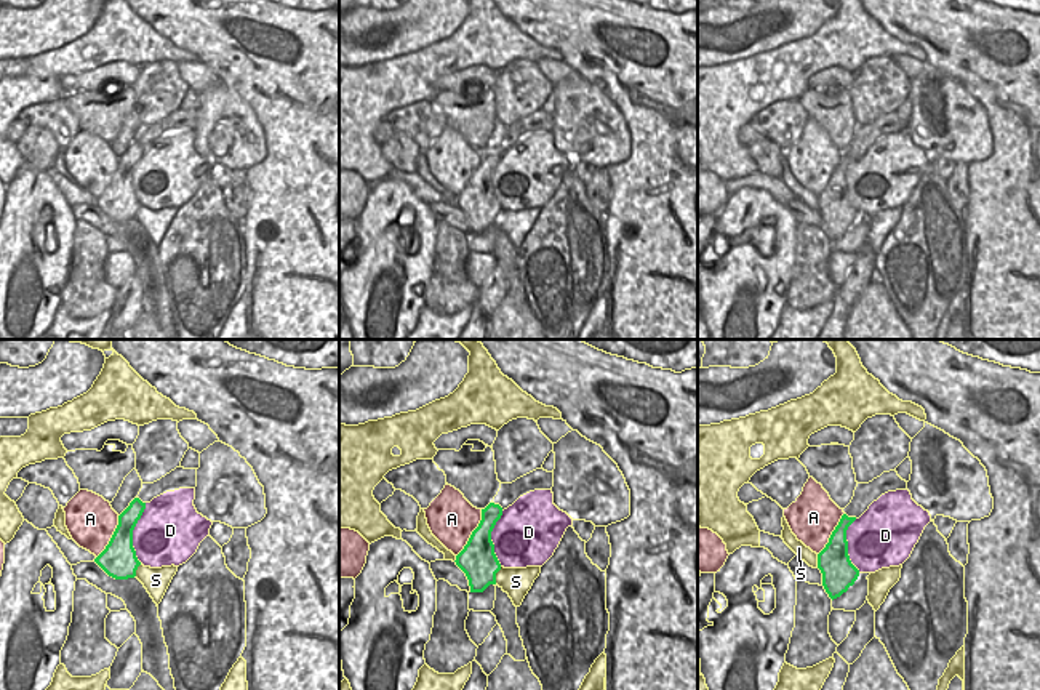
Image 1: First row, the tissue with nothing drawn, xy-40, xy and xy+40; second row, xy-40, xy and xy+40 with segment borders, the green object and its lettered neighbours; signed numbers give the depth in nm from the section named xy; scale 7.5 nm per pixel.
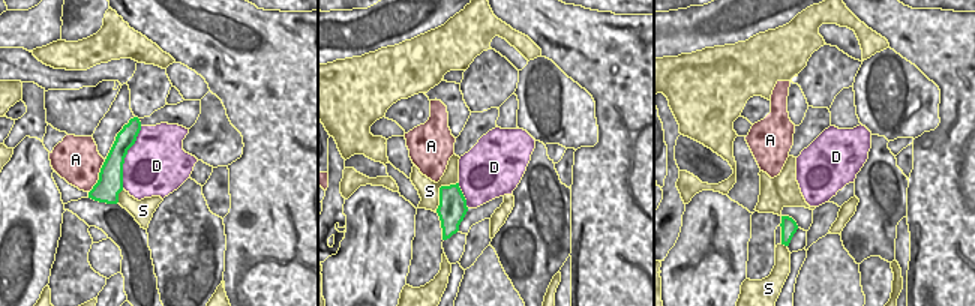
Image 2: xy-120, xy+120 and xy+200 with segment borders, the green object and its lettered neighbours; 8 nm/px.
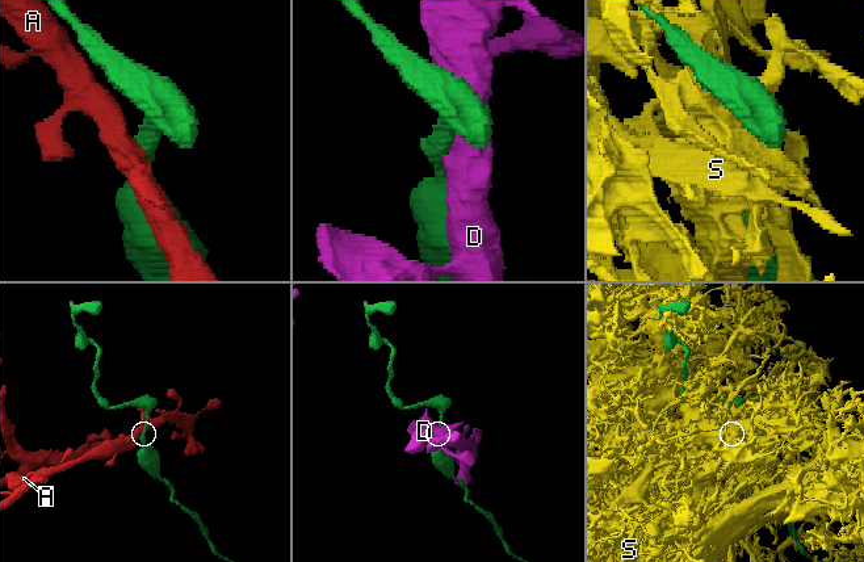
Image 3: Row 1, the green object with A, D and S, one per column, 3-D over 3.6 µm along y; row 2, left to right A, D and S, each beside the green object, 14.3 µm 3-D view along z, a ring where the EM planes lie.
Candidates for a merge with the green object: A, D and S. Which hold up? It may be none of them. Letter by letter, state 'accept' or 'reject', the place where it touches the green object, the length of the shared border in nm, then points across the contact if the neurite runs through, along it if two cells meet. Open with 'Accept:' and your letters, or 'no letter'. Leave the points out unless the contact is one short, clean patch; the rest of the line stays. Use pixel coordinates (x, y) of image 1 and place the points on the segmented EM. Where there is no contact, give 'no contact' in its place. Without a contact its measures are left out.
Accept: D
A: reject; meets green in xy at (472, 533); contact 400 nm long; border along xy (482, 509), (479, 525), (456, 556)
D: accept; meets green in xy-40 at (132, 533); contact 460 nm long
S: reject; meets green in xy at (495, 575); contact 140 nm long

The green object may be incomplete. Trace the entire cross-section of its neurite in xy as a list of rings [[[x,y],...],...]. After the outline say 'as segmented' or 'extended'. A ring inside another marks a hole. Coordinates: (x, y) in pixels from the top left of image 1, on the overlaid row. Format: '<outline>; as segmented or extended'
[[[552,490],[530,491],[507,509],[490,503],[482,509],[478,527],[454,562],[466,573],[470,592],[483,592],[490,584],[496,584],[496,573],[502,567],[542,567],[554,556],[568,527],[573,527],[573,519],[554,504]]]; extended

